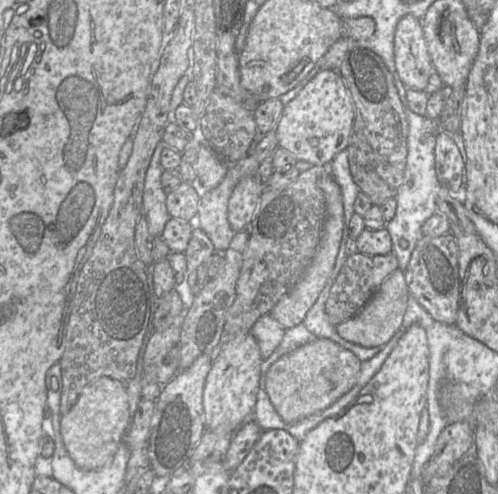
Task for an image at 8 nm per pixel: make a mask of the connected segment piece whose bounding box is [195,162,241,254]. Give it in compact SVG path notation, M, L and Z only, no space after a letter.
M238 162L227 164L227 173L220 184L200 197L195 220L211 239L217 254L224 253L235 235L228 221L228 201L241 173L235 168Z

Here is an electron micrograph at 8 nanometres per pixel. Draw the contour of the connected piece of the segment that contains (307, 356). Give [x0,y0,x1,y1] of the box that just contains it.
[266,338,362,423]

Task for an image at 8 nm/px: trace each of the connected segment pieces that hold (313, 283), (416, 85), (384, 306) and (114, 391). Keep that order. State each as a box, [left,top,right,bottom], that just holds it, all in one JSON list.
[[270,172,344,329],[394,14,436,91],[335,269,409,348],[60,377,130,470]]

